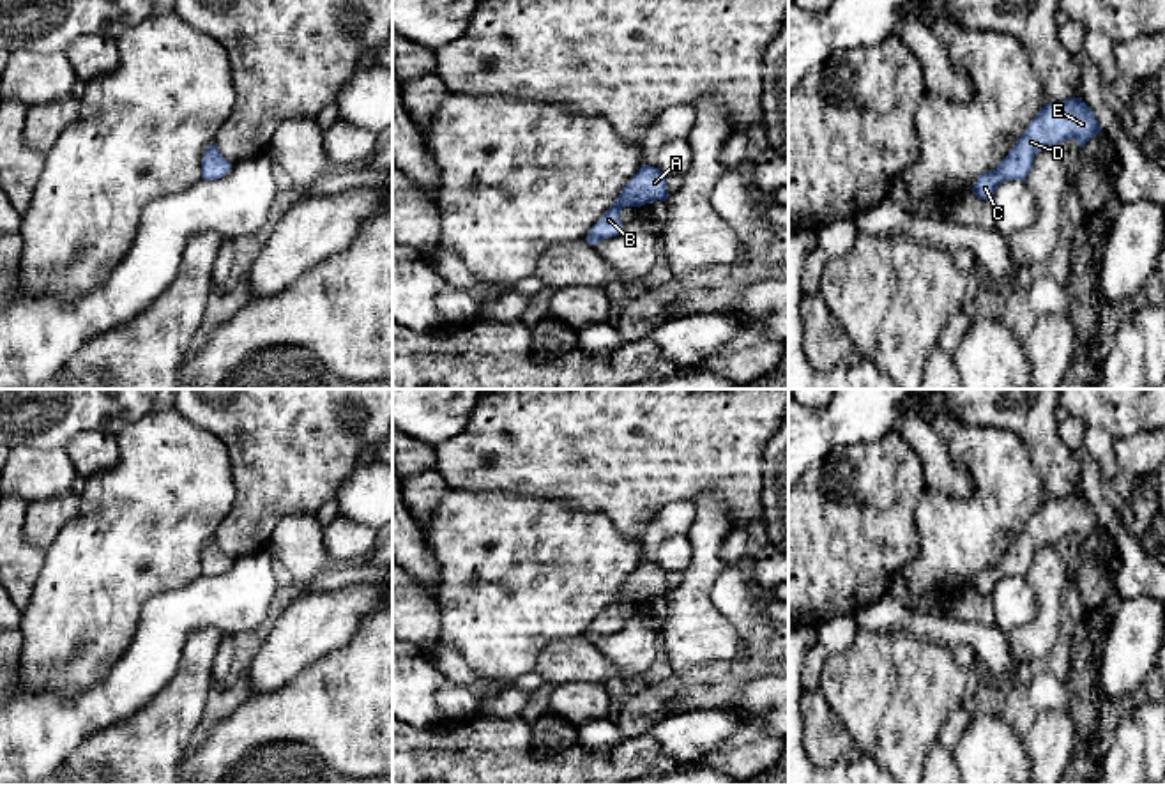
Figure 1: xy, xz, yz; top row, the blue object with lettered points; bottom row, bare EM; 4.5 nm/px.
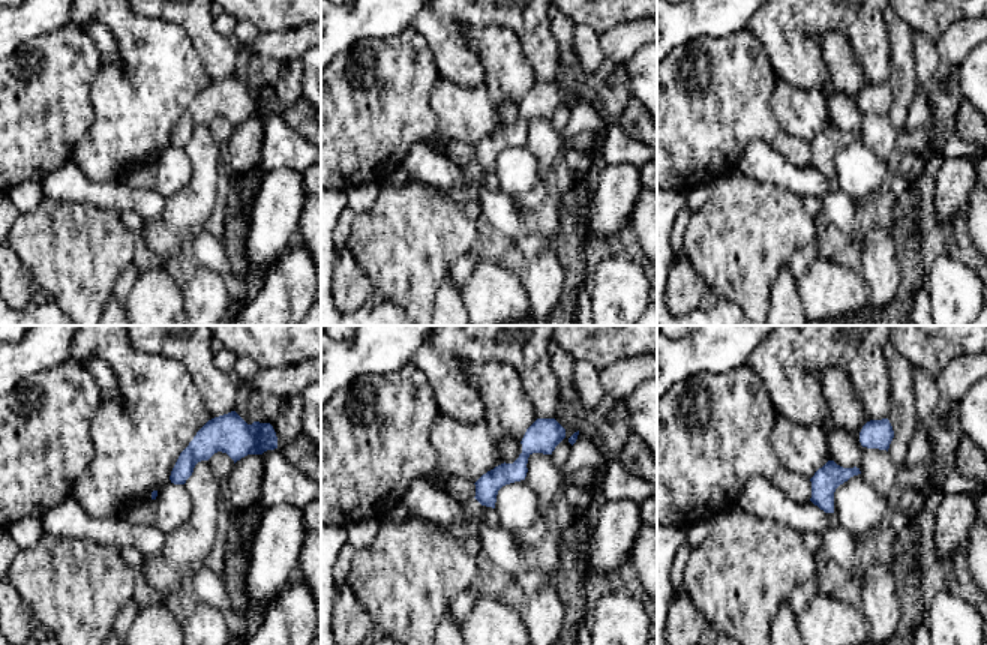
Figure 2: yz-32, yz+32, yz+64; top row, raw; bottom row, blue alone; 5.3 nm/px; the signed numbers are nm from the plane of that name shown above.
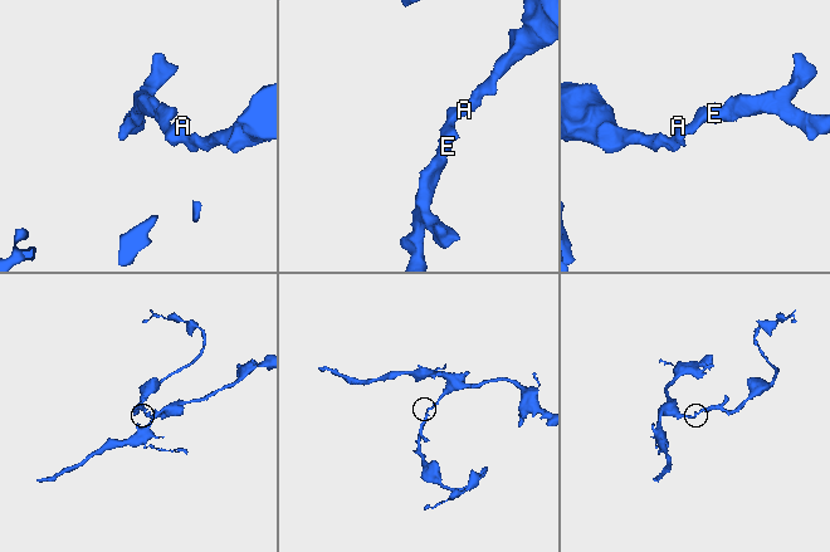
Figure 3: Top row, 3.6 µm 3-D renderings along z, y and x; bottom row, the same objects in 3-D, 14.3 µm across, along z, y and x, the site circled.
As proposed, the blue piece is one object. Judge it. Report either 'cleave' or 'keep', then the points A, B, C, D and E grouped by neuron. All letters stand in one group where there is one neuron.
keep | A B C D E

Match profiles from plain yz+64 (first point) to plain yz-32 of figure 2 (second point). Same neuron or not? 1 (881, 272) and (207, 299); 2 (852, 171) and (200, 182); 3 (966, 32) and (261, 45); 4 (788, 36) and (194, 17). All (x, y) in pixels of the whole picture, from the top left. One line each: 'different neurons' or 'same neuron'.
1: same neuron
2: different neurons
3: same neuron
4: same neuron

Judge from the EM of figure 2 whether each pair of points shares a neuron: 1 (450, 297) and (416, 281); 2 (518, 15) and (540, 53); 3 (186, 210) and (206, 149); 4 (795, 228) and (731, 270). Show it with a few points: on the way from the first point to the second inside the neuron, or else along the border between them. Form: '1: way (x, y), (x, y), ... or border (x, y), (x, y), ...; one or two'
1: border (449, 273), (437, 293), (432, 309); two
2: way (527, 24), (539, 44); one
3: way (200, 195), (204, 185), (204, 164); one
4: way (779, 228), (773, 228), (747, 254); one

